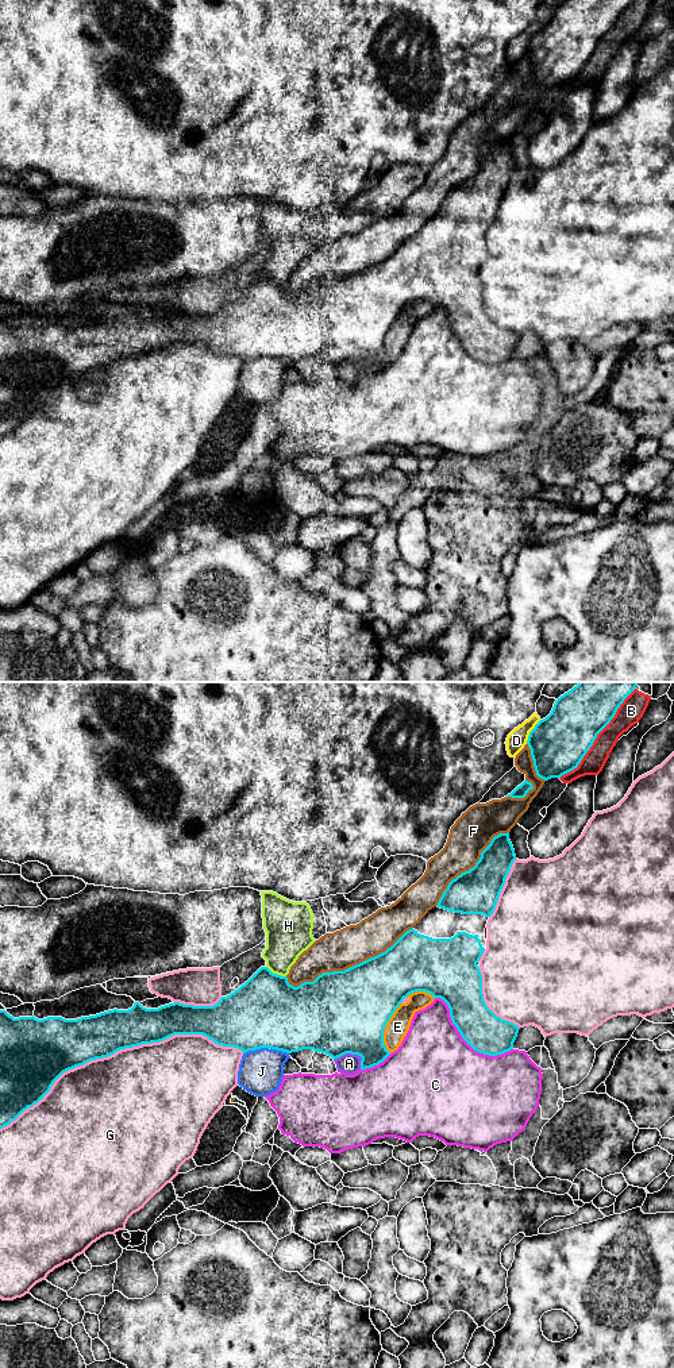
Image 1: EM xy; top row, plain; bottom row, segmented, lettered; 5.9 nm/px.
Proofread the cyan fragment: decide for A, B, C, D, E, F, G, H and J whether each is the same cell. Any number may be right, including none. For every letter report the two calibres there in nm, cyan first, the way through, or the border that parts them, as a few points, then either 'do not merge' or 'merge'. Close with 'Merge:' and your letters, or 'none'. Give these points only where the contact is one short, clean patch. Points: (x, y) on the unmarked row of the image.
A: calibres 500 and 120 nm; do not merge
B: calibres 340 and 140 nm; do not merge
C: calibres 240 and 500 nm; do not merge
D: calibres 340 and 120 nm; do not merge
E: calibres 500 and 140 nm; do not merge
F: calibres 460 and 240 nm; do not merge
G: calibres 260 and 480 nm; do not merge
H: calibres 440 and 280 nm; border xy (266, 274), (273, 281), (285, 285); do not merge
J: calibres 440 and 260 nm; do not merge
Merge: none

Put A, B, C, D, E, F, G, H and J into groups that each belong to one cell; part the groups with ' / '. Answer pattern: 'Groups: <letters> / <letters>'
Groups: A E / B / C / D H / F / G / J

